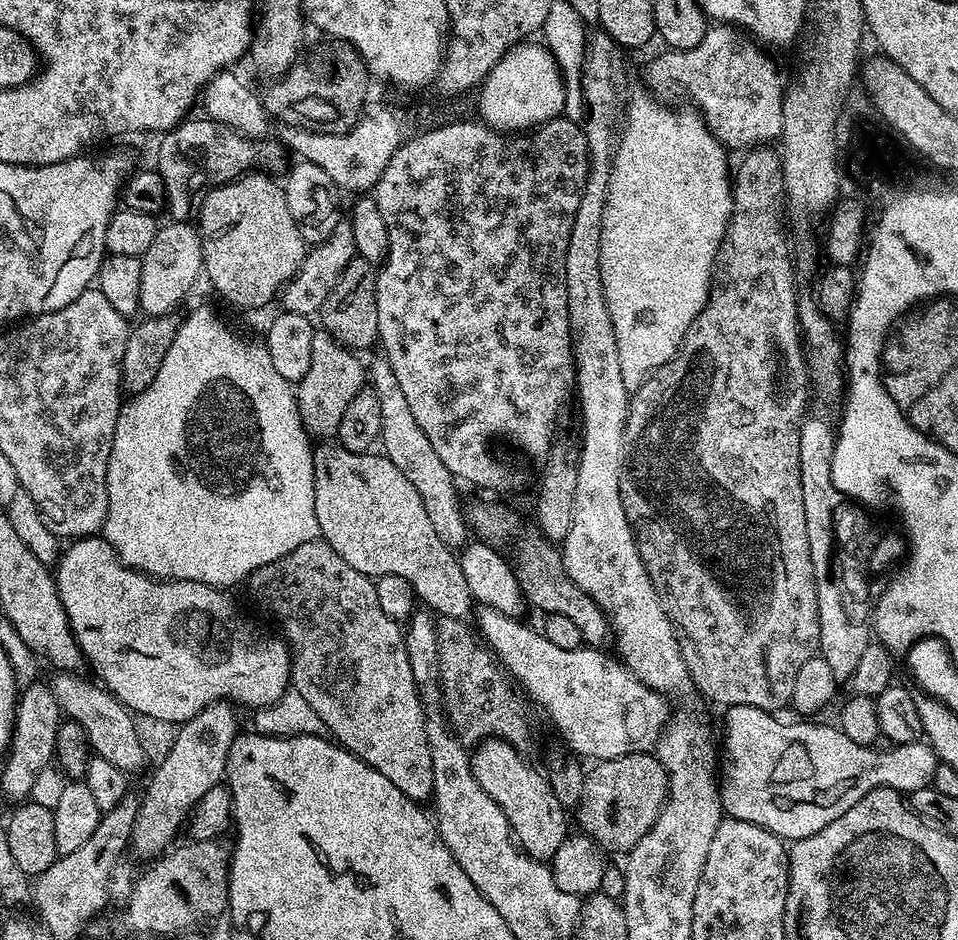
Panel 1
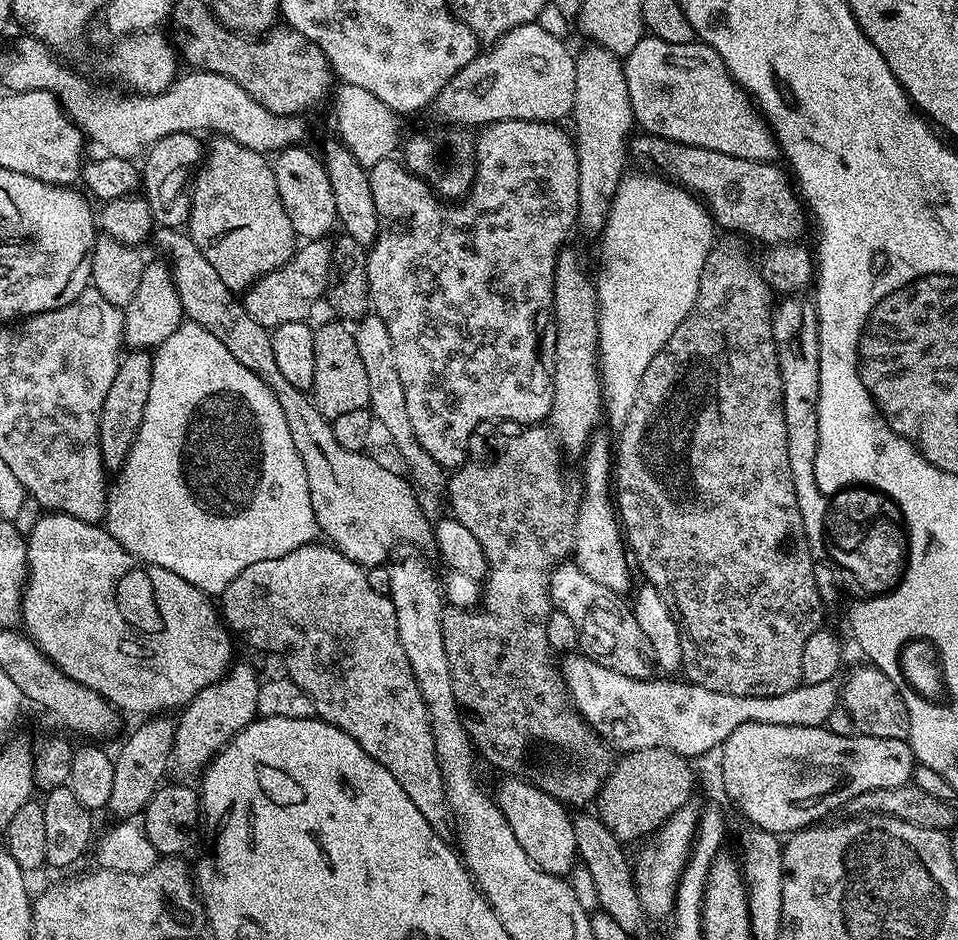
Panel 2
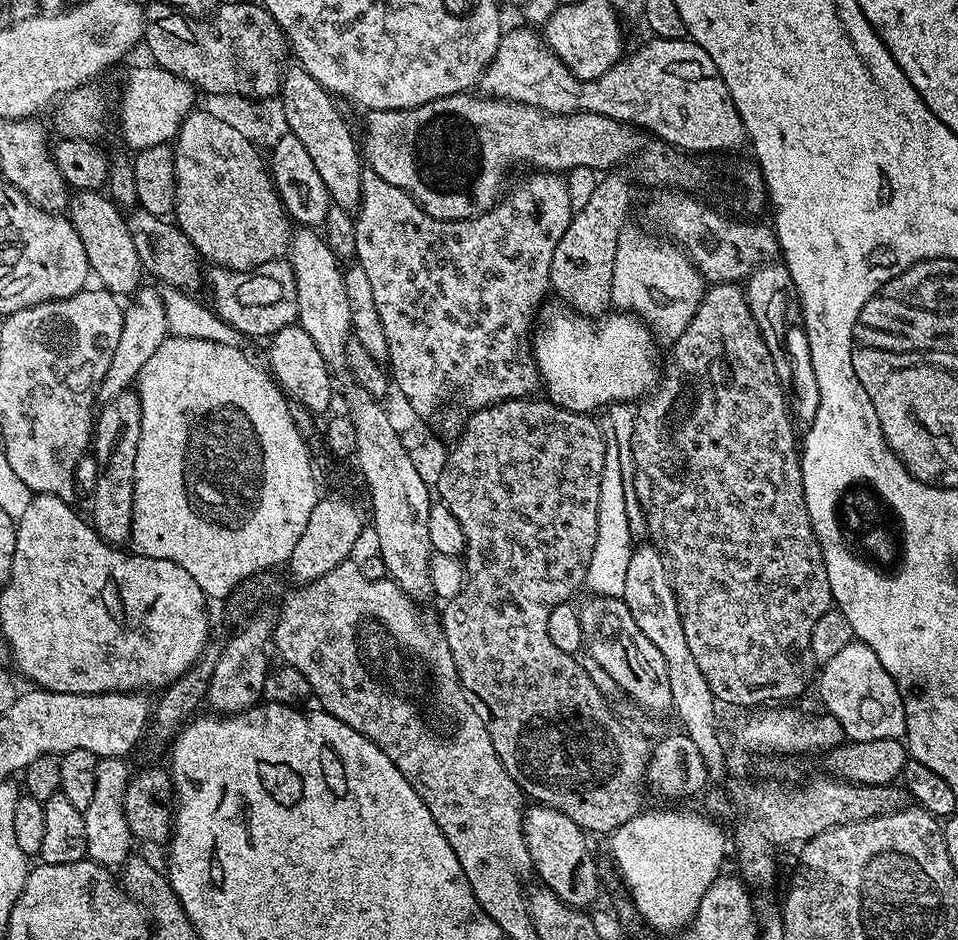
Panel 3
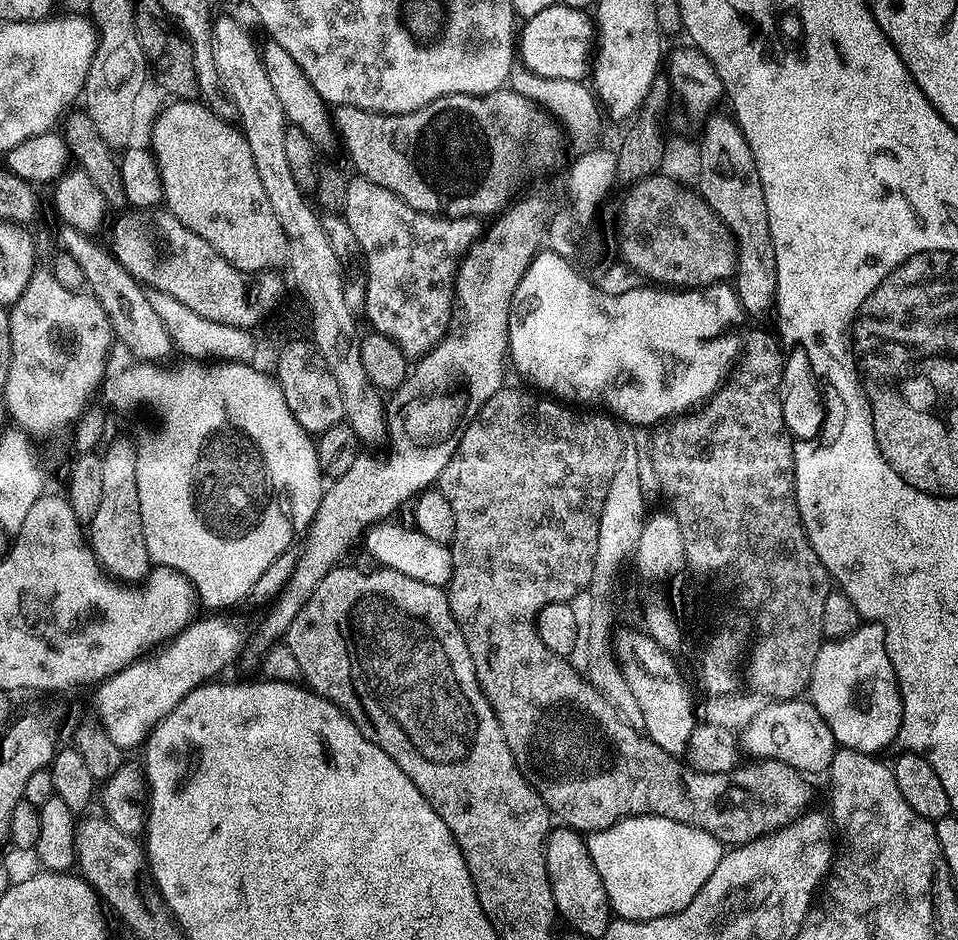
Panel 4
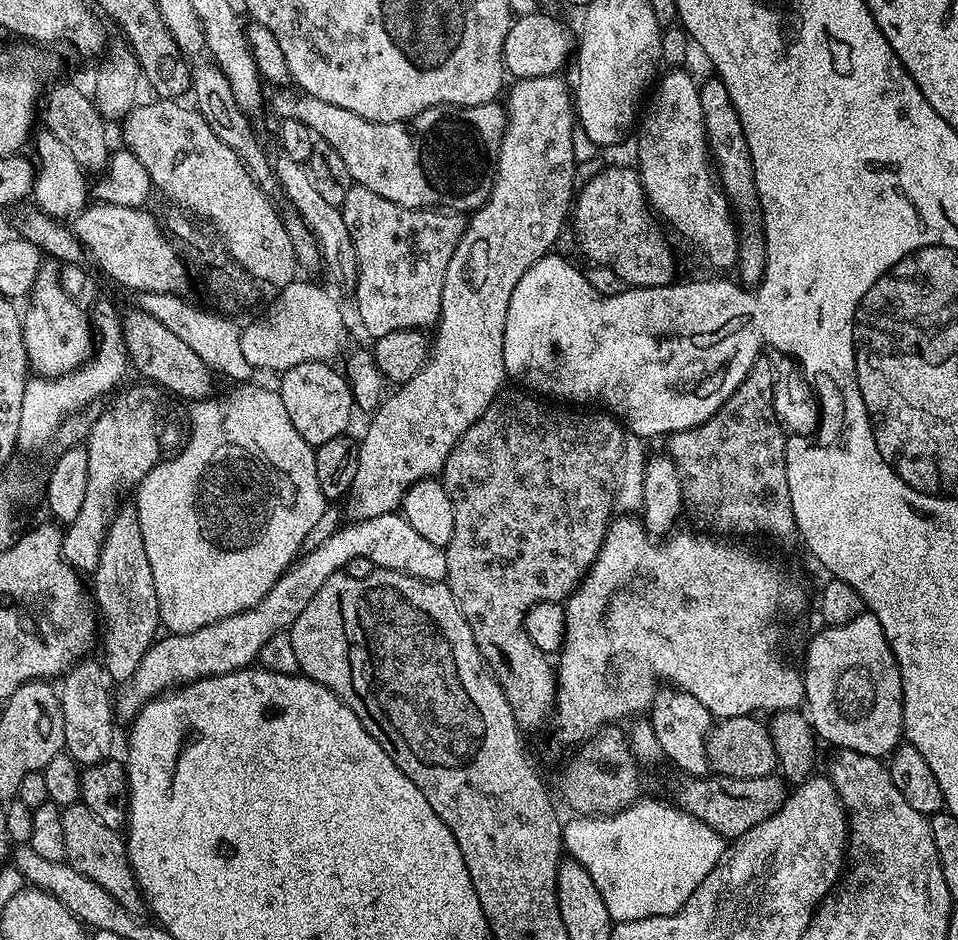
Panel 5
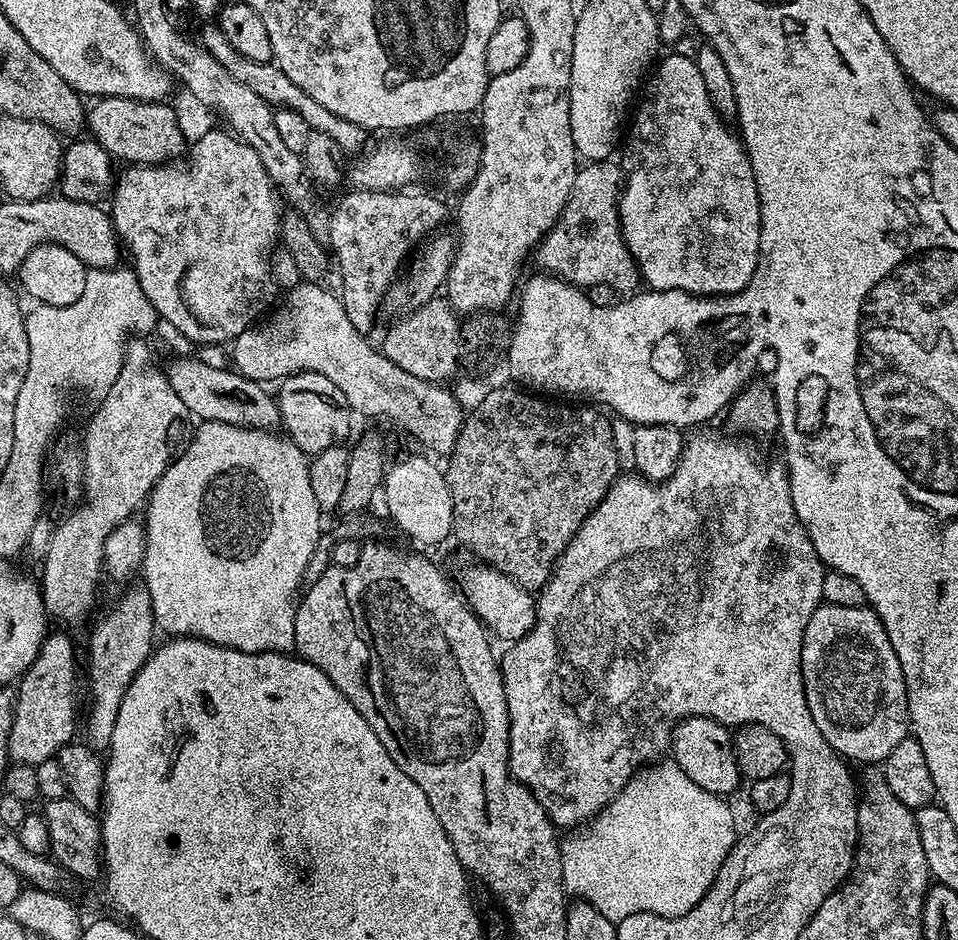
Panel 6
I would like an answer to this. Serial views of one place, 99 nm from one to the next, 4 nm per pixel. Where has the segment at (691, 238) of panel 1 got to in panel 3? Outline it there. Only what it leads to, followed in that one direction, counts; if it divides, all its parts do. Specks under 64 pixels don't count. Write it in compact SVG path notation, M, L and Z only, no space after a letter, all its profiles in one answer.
M628 226L618 238L611 307L640 317L657 341L674 342L686 330L690 318L694 318L706 291L706 281L683 248L671 242L659 244L651 231L640 228Z

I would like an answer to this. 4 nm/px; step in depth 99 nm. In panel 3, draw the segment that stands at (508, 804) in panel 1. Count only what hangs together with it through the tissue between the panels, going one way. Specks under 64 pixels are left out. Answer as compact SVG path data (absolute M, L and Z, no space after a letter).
M532 806L524 814L524 837L526 850L530 850L532 871L538 880L540 876L539 883L572 908L591 909L600 896L600 872L584 829L558 810Z

